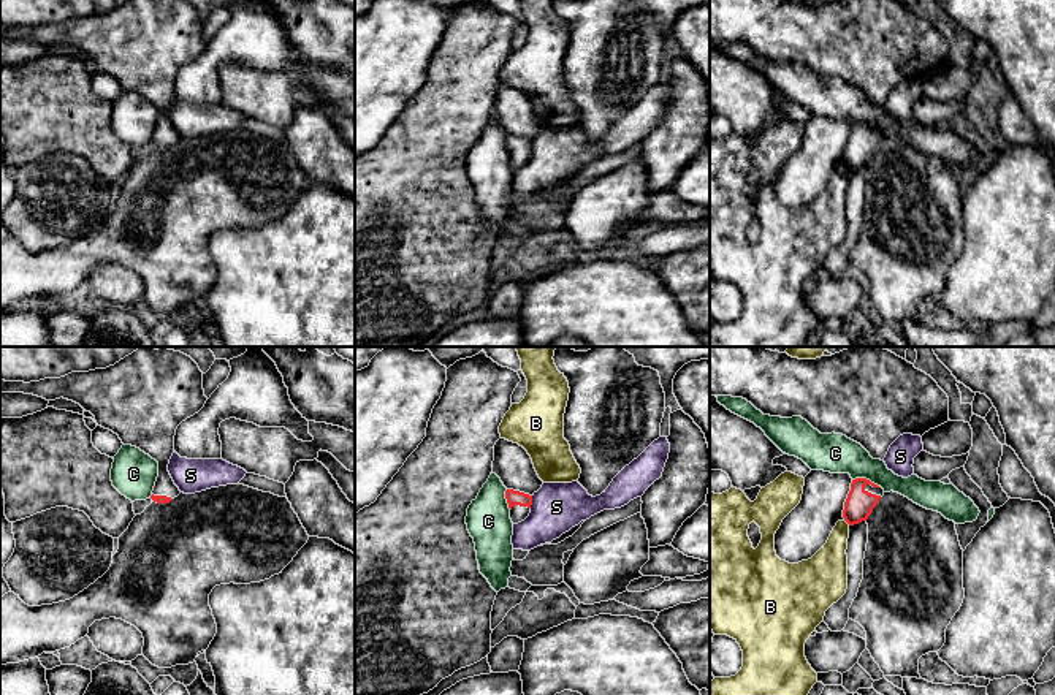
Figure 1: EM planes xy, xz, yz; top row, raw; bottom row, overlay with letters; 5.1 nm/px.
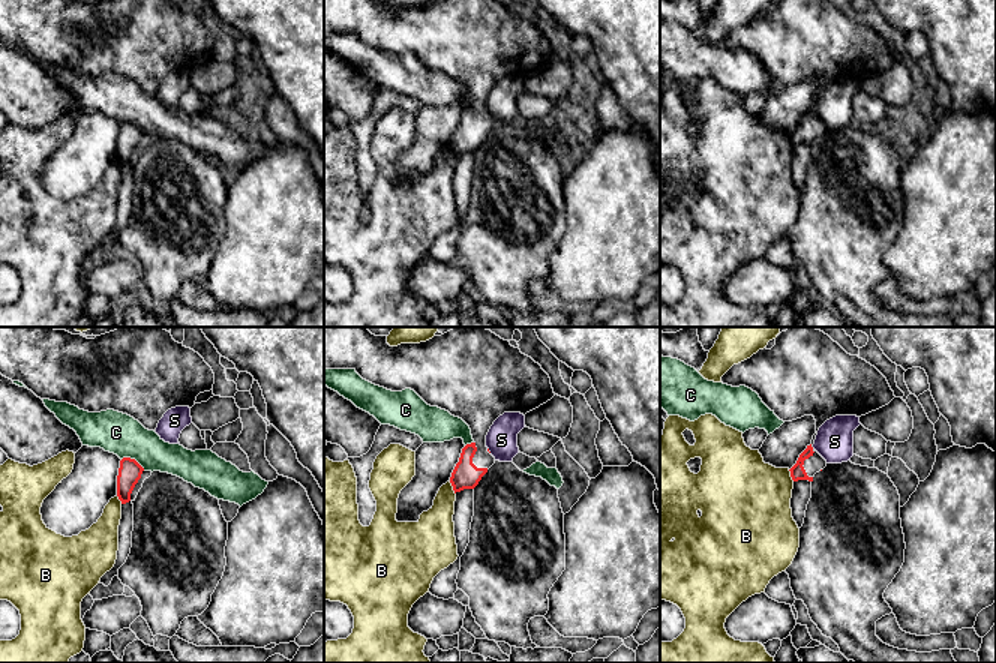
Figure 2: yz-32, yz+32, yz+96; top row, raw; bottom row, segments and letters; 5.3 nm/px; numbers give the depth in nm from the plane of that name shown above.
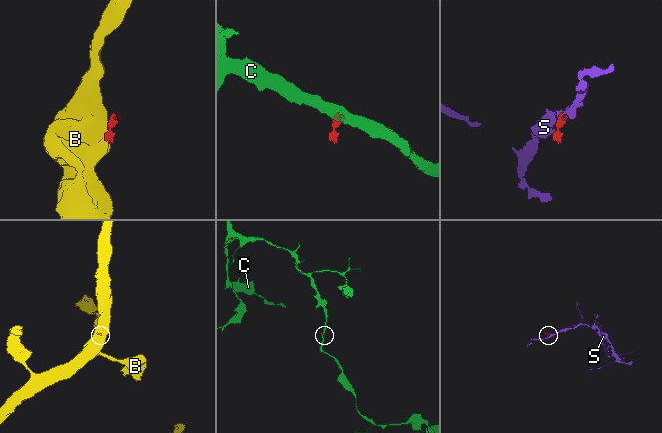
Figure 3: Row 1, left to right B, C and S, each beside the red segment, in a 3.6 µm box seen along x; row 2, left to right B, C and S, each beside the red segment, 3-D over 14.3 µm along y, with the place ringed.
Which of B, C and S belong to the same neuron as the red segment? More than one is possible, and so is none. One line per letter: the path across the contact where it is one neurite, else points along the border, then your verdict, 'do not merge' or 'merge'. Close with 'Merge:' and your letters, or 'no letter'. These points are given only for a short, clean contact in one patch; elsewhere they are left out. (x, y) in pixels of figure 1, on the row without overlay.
B: border yz (843, 165), (849, 170); do not merge
C: border yz (853, 124), (868, 124), (878, 132); do not merge
S: border xz (533, 141), (529, 152); do not merge
Merge: no letter

